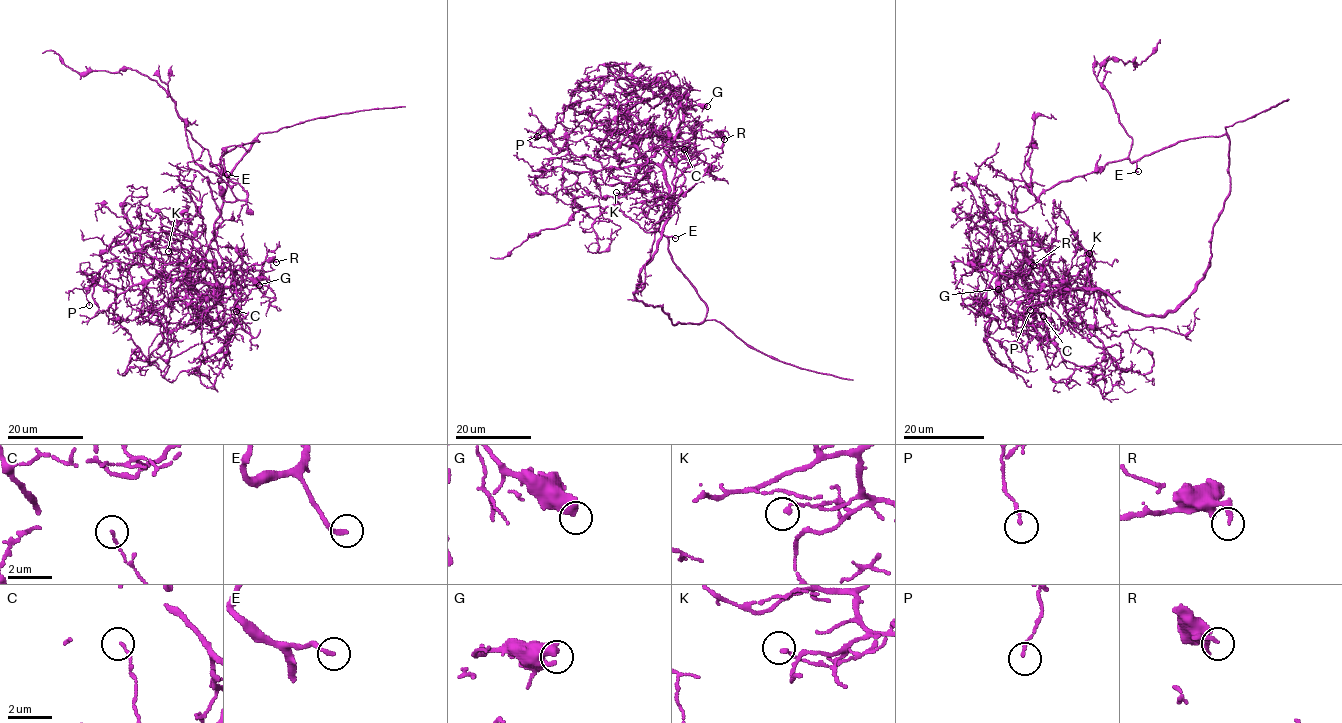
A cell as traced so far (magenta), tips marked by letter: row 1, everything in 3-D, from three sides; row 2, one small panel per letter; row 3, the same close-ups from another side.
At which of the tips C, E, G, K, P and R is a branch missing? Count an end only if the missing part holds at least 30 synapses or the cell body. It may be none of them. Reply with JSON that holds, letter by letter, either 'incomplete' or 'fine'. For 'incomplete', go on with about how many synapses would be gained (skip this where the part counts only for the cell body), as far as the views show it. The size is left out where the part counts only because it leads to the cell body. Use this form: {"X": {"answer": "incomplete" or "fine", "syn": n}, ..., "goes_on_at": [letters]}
{"C": {"answer": "fine"}, "E": {"answer": "incomplete", "syn": 110}, "G": {"answer": "incomplete", "syn": 40}, "K": {"answer": "fine"}, "P": {"answer": "fine"}, "R": {"answer": "incomplete", "syn": 50}, "goes_on_at": ["E", "G", "R"]}

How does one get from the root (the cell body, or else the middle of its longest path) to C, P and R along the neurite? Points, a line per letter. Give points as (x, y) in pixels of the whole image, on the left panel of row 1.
C: (207, 253), (187, 278), (192, 304), (211, 308), (221, 285), (215, 285), (217, 299), (247, 333), (236, 311)
P: (207, 253), (187, 287), (192, 304), (208, 310), (221, 285), (119, 261), (96, 275), (89, 305)
R: (207, 253), (187, 278), (201, 310), (239, 269), (276, 262)

